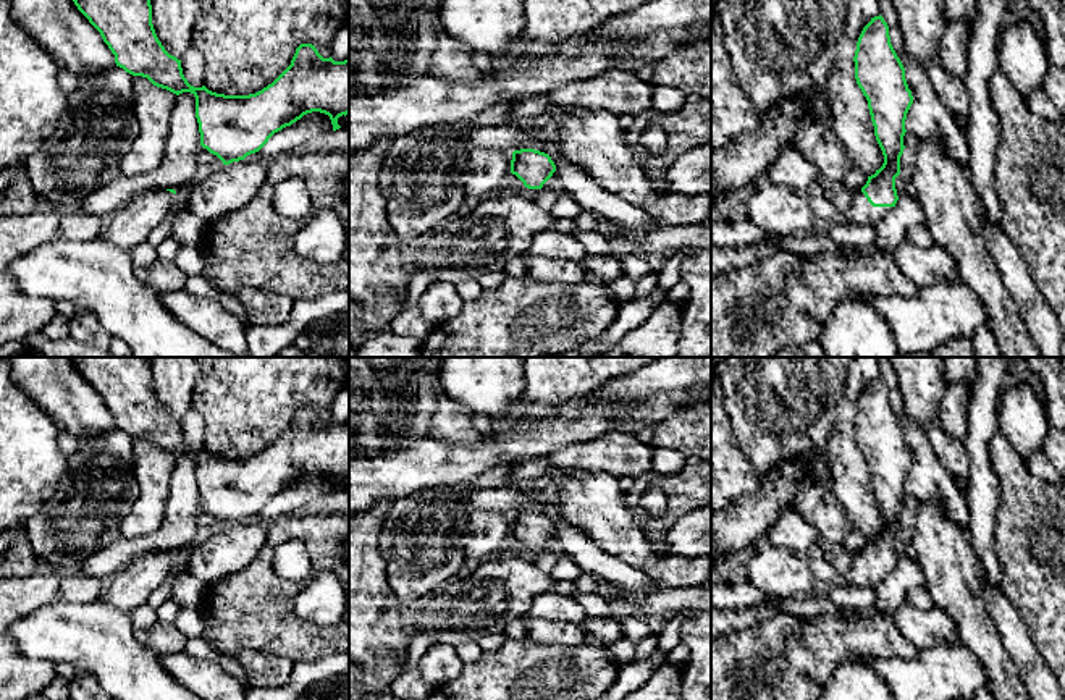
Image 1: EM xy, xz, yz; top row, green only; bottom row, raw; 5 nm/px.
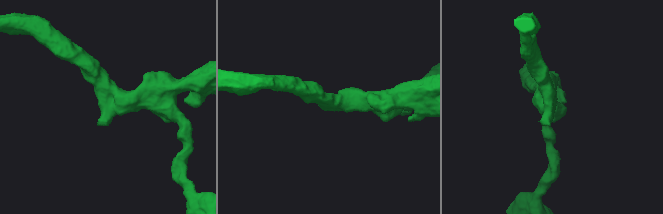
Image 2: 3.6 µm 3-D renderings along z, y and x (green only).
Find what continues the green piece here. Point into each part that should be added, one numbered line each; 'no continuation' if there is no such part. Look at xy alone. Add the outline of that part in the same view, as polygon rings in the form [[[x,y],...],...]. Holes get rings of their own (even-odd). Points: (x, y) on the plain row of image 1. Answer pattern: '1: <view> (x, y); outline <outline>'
1: xy (131, 587); outline [[[150,551],[131,561],[113,580],[102,601],[131,613],[145,603],[150,593],[168,577],[176,556],[166,551]]]

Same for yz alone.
1: yz (860, 574); outline [[[858,551],[852,555],[852,564],[845,584],[876,590],[890,572],[892,569],[873,569],[861,551]]]

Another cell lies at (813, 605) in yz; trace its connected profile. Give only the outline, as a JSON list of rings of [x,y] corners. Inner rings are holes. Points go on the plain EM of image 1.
[[[819,588],[815,593],[805,597],[789,597],[785,600],[774,598],[781,613],[787,613],[803,619],[815,619],[826,614],[844,613],[847,616],[857,616],[860,621],[878,616],[871,606],[868,608],[839,608],[836,606]]]

